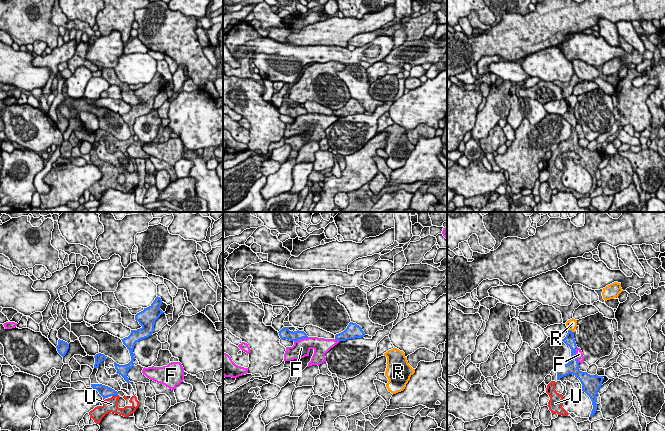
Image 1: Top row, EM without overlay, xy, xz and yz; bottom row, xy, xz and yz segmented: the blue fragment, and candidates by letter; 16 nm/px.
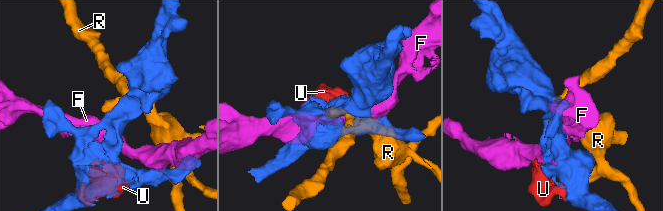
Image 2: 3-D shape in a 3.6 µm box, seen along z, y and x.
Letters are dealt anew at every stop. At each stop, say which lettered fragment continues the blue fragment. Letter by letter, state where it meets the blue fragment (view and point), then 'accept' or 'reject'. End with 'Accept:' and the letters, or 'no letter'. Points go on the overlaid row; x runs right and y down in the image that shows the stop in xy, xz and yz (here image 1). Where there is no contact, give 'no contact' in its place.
F: meets blue in yz at (575, 355); reject
R: meets blue in yz at (570, 330); reject
U: meets blue in xy at (114, 395); accept
Accept: U

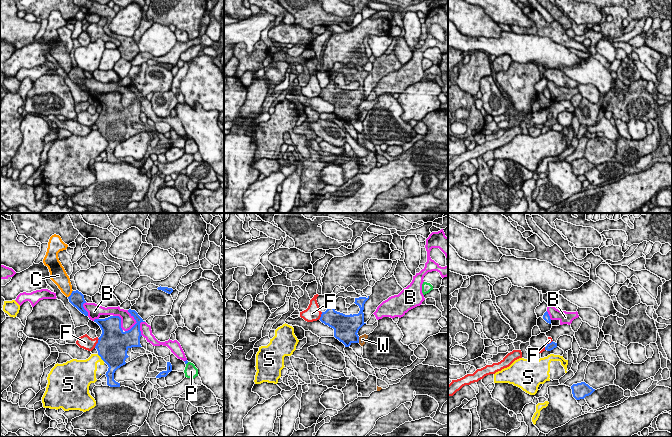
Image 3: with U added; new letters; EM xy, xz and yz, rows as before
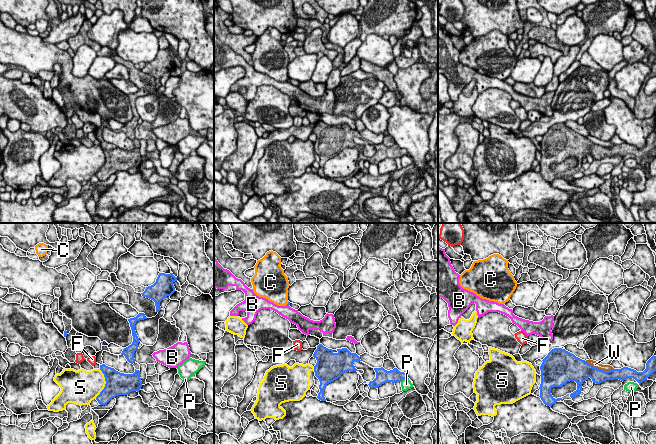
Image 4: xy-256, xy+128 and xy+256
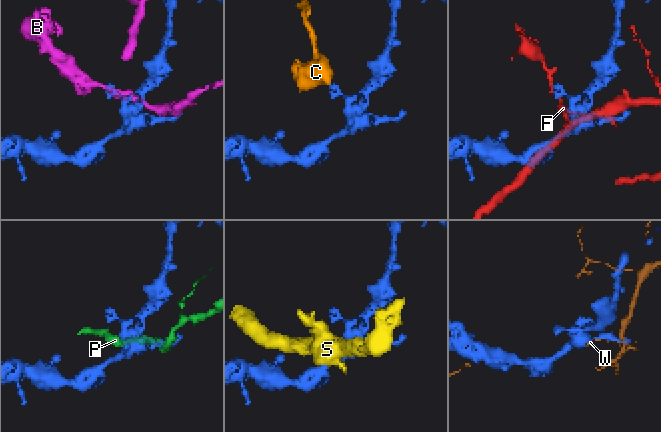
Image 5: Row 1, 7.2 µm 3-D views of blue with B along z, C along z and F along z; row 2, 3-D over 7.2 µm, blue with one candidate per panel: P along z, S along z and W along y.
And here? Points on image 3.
B: meets blue in xy at (136, 321); reject
C: meets blue in xy at (71, 294); reject
F: meets blue in xy at (97, 343); reject
P: no contact; reject
S: meets blue in xy at (101, 358); reject
W: meets blue in xz at (358, 340); reject
Accept: no letter

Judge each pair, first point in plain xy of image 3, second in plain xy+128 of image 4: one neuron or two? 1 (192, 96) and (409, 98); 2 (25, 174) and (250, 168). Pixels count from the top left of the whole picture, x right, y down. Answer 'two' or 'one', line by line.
1: one
2: one

